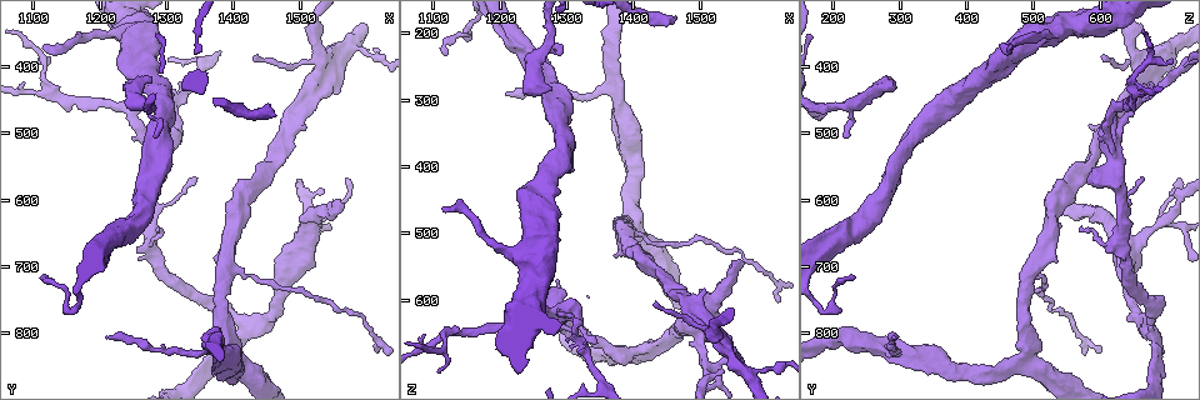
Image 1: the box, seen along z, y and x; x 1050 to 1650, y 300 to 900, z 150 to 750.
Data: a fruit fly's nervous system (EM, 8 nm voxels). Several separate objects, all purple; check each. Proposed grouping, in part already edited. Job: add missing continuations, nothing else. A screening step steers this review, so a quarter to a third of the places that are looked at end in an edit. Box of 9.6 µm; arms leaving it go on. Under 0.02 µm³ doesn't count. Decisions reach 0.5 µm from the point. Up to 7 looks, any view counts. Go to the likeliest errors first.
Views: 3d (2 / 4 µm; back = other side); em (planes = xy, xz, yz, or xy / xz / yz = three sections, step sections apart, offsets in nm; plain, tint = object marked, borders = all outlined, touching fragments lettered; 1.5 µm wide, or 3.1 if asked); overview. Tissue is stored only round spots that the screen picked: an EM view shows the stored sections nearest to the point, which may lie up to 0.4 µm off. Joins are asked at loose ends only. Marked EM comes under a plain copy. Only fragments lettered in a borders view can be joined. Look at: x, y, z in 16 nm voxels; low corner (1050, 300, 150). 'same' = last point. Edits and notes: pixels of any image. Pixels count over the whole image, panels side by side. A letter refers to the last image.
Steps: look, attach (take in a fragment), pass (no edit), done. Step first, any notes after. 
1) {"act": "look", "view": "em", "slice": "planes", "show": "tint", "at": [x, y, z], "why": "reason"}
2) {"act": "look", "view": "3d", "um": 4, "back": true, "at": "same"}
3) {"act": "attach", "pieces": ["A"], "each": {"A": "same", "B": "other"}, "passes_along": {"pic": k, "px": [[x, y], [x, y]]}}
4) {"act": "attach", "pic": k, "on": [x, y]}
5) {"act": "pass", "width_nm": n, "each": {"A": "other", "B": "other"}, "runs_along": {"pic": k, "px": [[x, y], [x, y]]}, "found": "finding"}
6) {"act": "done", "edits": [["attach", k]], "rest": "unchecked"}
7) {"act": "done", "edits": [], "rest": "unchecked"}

{"act": "look", "view": "3d", "um": 4, "at": [1210, 805, 295], "why": "branch stops here"}

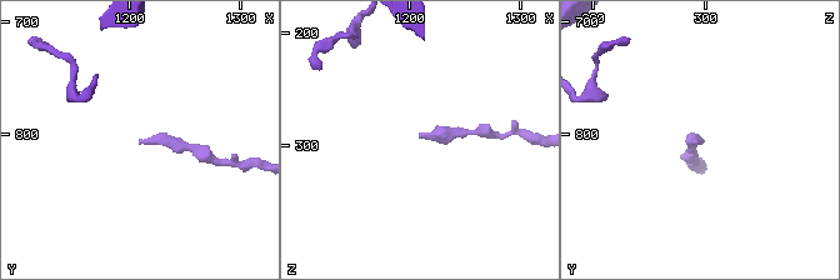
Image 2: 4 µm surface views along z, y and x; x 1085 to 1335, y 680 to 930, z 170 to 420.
{"act": "look", "view": "em", "slice": "planes", "show": "tint", "at": [1212, 808, 292]}

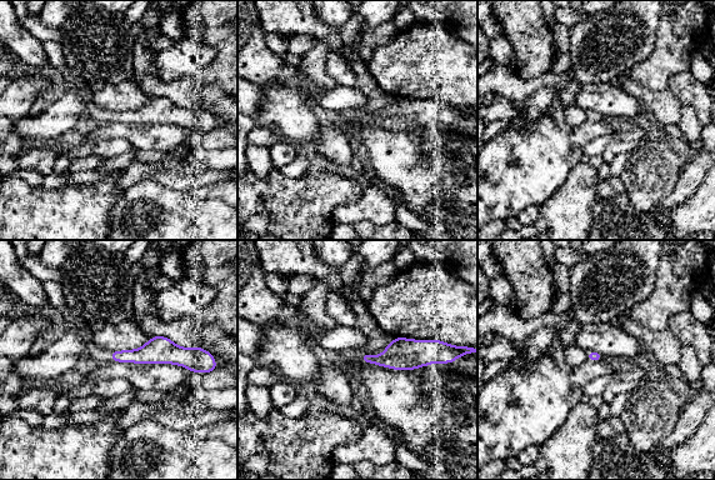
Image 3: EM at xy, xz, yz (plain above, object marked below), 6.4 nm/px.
{"act": "look", "view": "em", "slice": "planes", "show": "borders", "at": "same", "why": "what lies round it"}

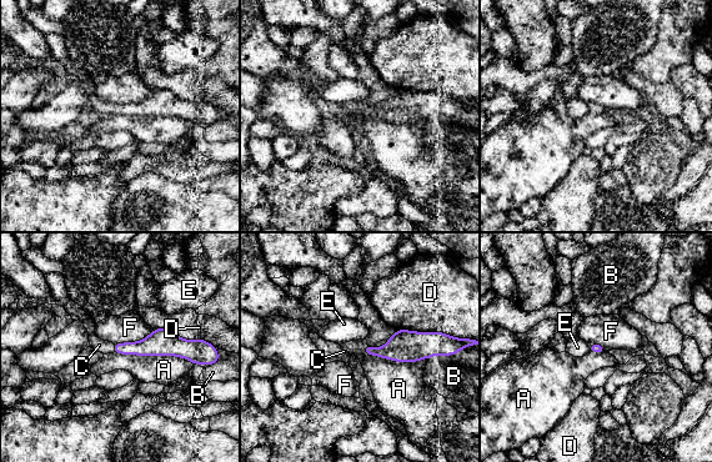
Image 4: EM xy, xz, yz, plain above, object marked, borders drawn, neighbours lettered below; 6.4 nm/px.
{"act": "attach", "pieces": ["C"], "longest_contact_nm": ["A", 440], "each": {"A": "other", "B": "other", "C": "same", "D": "other", "E": "other", "F": "other"}, "found": "it goes on there"}

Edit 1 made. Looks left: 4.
{"act": "look", "view": "overview"}

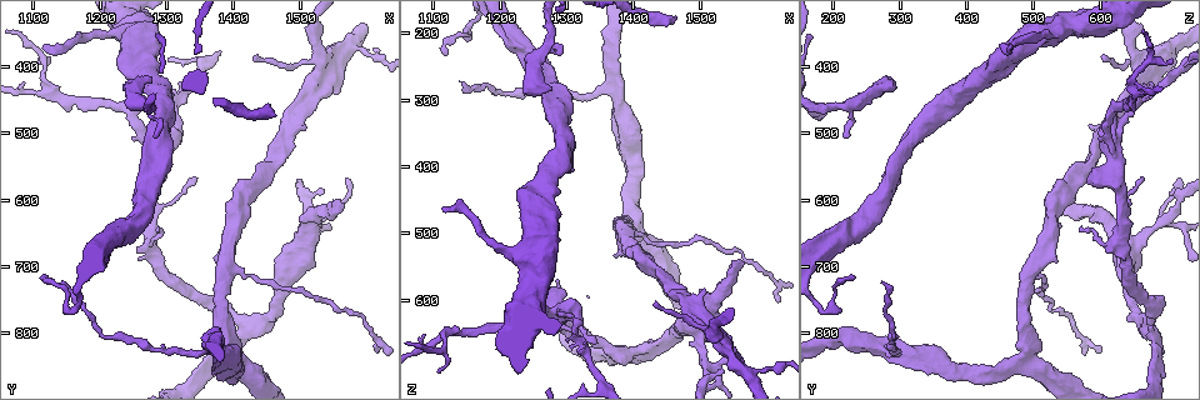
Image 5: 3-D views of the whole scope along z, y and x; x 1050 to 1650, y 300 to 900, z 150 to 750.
{"act": "look", "view": "3d", "um": 4, "back": true, "at": [1120, 370, 465], "why": "free end"}

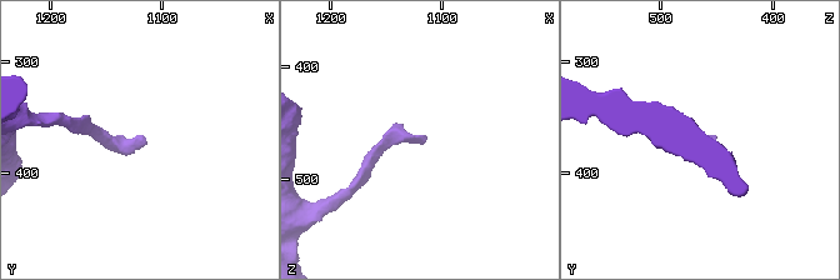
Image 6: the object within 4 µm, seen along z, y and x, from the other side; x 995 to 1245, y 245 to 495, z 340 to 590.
{"act": "look", "view": "em", "slice": "xz", "step": 8, "show": "borders", "at": [1116, 368, 468], "why": "need the tissue"}

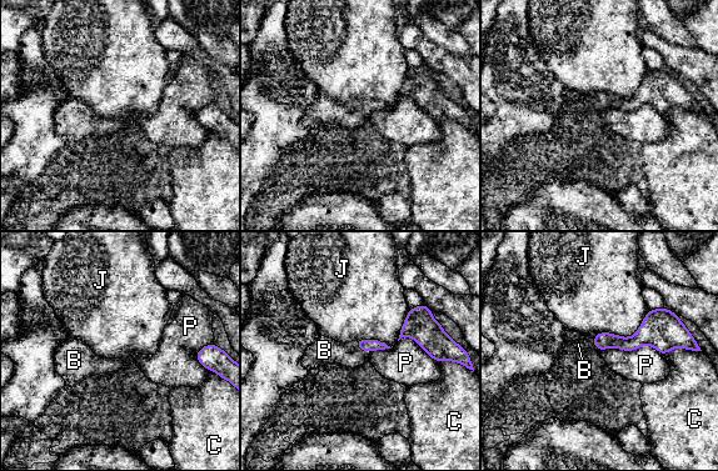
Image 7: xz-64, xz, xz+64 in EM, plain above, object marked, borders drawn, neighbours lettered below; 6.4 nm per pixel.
{"act": "look", "view": "em", "slice": "planes", "show": "borders", "at": "same", "why": "another direction"}

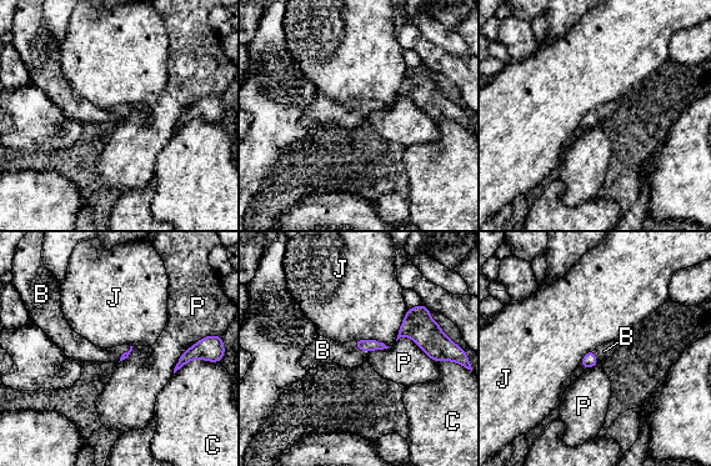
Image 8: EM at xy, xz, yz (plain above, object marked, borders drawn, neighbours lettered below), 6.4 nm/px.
{"act": "attach", "pieces": ["B"], "longest_contact_nm": ["P", 320], "each": {"B": "same", "C": "other", "J": "other", "P": "other"}, "passes_along": {"pic": 8, "px": [[364, 345], [359, 347], [323, 350]]}, "found": "the neuron continues"}

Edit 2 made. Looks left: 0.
{"act": "done", "edits": [["attach", 4], ["attach", 8]], "rest": "unchecked"}

